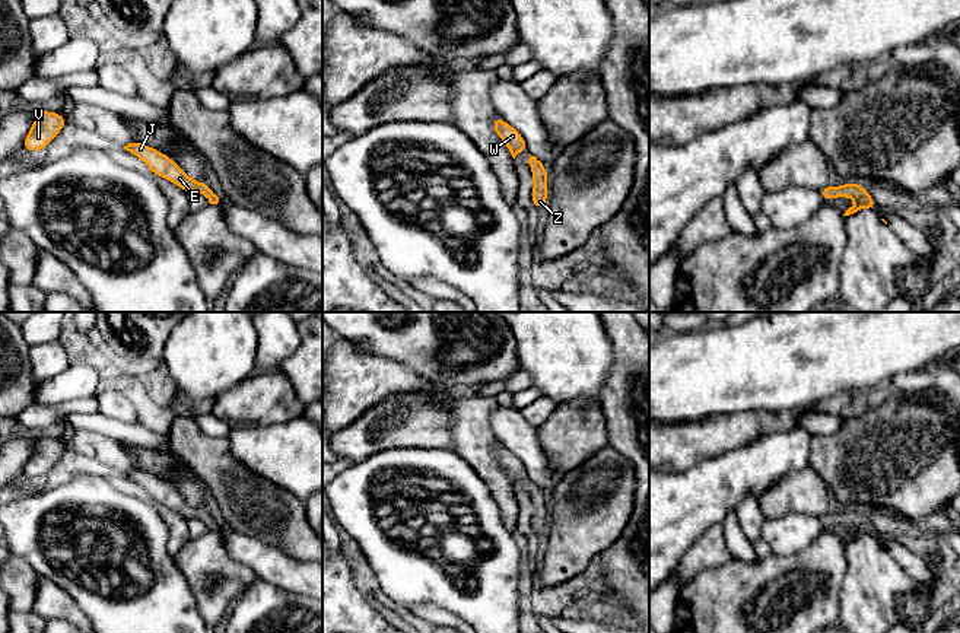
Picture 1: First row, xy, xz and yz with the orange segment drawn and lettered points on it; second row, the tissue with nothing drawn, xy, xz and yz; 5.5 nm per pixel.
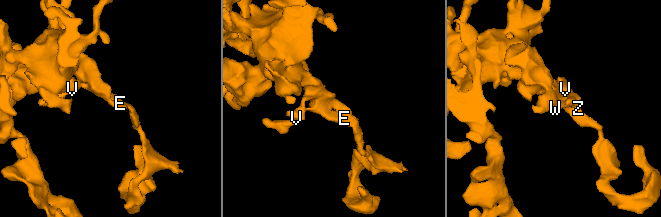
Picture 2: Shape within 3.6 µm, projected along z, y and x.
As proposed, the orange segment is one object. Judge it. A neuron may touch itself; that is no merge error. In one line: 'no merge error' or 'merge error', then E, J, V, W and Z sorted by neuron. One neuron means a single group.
no merge error | E J V W Z

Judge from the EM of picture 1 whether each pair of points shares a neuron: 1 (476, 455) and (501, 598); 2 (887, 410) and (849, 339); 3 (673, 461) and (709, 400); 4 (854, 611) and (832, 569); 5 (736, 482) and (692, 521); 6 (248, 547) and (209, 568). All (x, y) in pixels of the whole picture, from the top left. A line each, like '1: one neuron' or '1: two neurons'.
1: two neurons
2: two neurons
3: two neurons
4: two neurons
5: one neuron
6: two neurons

